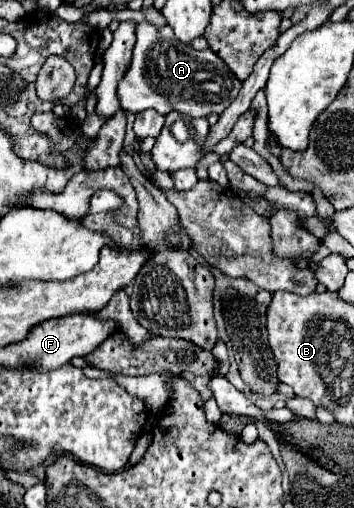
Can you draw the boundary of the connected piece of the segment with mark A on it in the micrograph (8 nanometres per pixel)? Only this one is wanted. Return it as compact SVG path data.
M142 22L136 28L136 48L130 64L130 72L118 84L120 106L132 114L144 110L156 110L166 116L174 110L192 118L206 118L210 114L222 114L238 96L242 82L234 78L234 72L212 52L194 50L174 40L170 26L158 30L156 26Z

